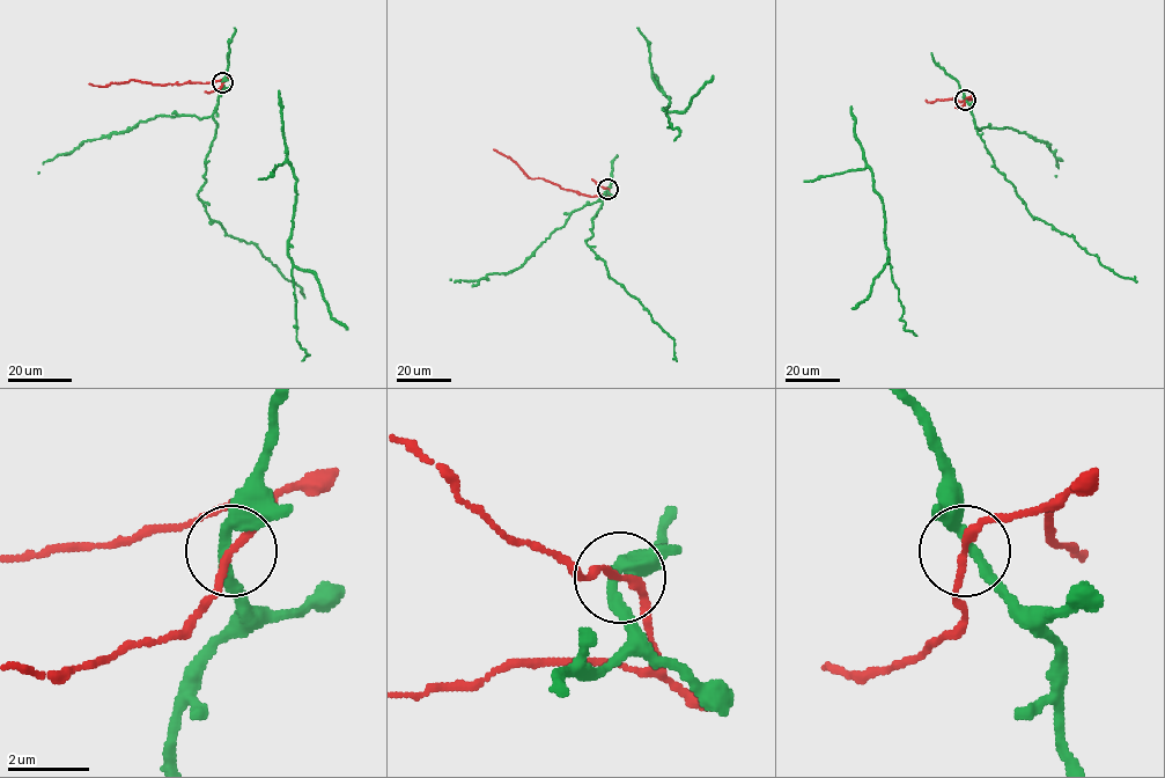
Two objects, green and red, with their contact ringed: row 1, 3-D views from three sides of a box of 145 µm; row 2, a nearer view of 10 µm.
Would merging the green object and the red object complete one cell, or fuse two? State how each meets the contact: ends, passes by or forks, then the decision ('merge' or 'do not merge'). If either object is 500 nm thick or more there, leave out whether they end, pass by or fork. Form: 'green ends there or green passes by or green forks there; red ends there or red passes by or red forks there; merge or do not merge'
green passes by; red passes by; do not merge

